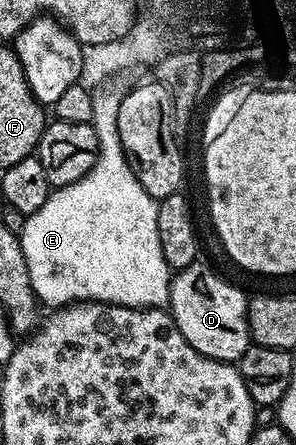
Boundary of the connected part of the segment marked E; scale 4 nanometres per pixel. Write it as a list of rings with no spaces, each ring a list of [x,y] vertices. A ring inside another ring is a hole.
[[[94,98],[94,116],[92,125],[98,137],[98,159],[96,164],[80,180],[76,180],[67,186],[57,187],[44,200],[44,204],[27,217],[25,226],[19,233],[21,247],[24,248],[25,263],[28,264],[29,278],[32,280],[35,299],[43,307],[61,308],[70,305],[71,302],[109,302],[112,306],[131,306],[137,310],[156,310],[165,307],[170,300],[170,279],[172,271],[170,265],[164,260],[160,252],[160,236],[156,232],[156,216],[158,215],[158,202],[140,184],[140,180],[134,175],[134,169],[130,167],[130,161],[126,159],[124,148],[120,144],[120,136],[117,134],[117,108],[118,98]]]

